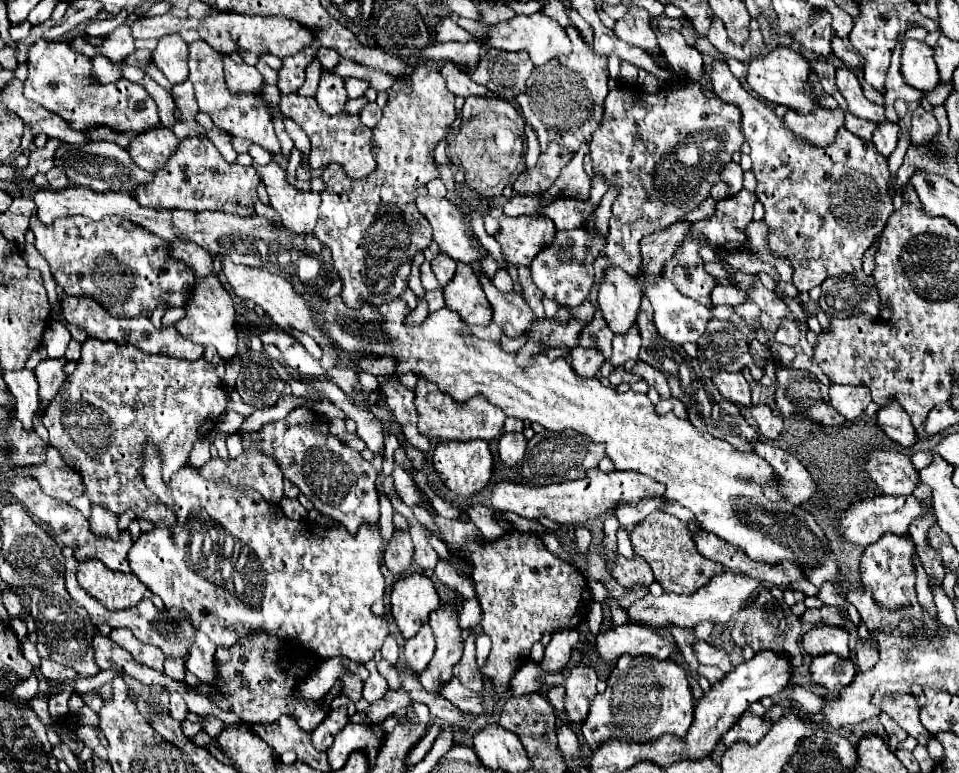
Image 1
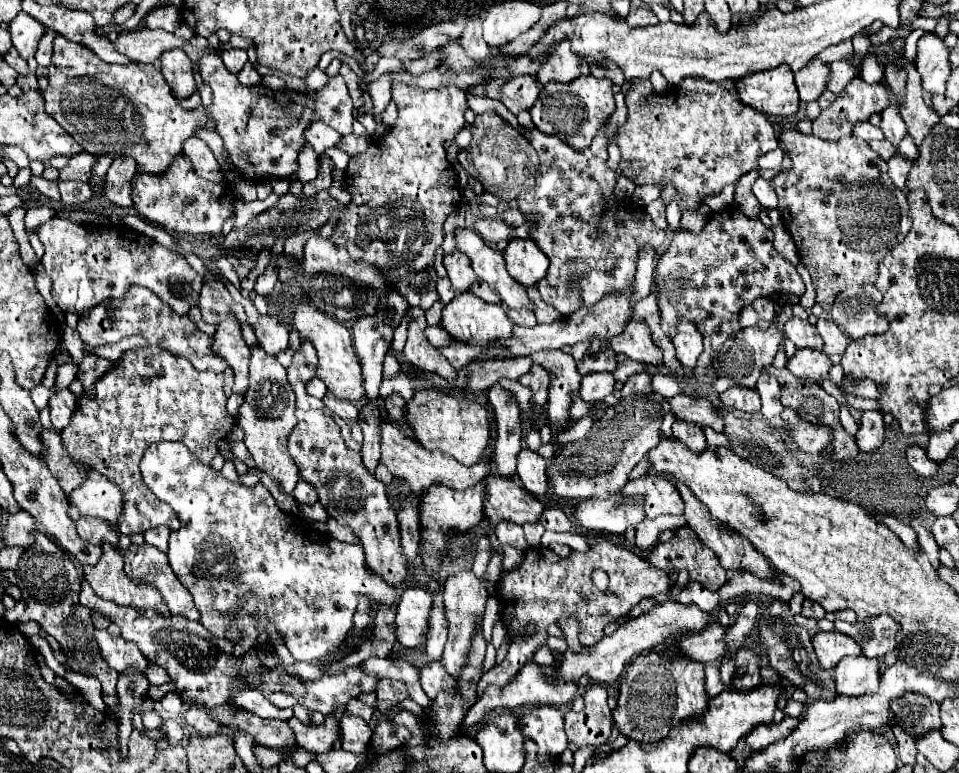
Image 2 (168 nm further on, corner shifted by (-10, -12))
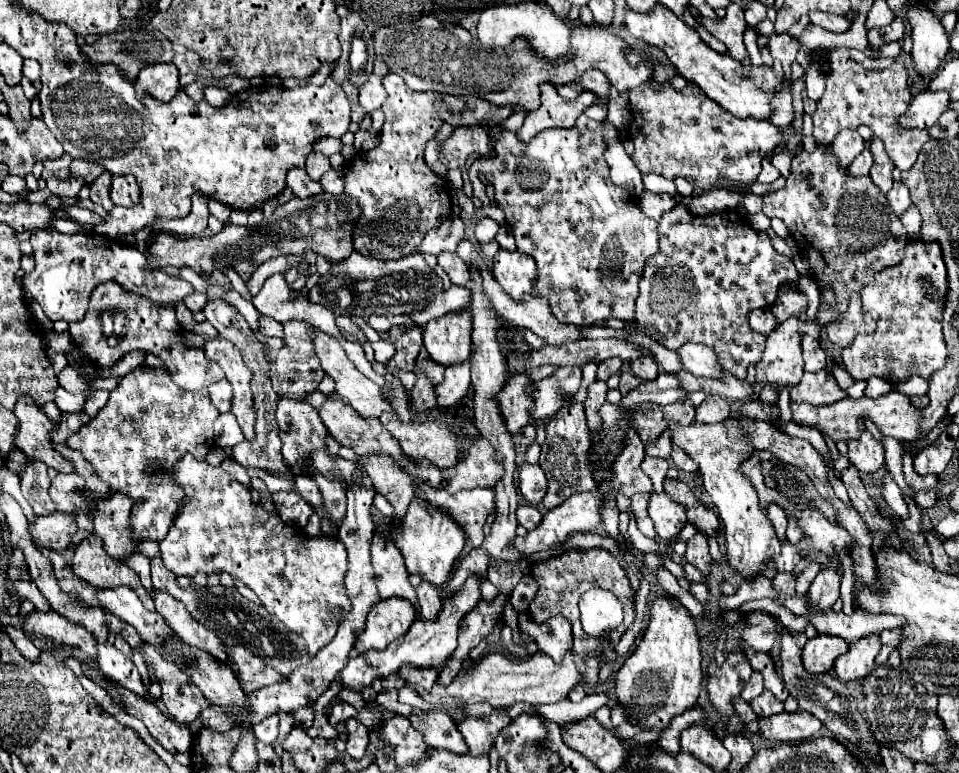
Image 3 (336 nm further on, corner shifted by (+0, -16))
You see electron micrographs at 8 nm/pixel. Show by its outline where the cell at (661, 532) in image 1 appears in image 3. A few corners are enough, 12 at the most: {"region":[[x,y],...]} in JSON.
{"region":[[695,534],[687,540],[685,560],[703,576],[711,572],[707,538]]}

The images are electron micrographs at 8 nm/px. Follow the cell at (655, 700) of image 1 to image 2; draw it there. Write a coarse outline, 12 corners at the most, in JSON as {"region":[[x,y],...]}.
{"region":[[635,656],[613,720],[637,742],[705,712],[703,664]]}

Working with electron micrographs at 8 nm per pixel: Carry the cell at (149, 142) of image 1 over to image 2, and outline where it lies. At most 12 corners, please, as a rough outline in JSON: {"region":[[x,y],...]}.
{"region":[[115,158],[105,176],[105,198],[131,206],[137,164]]}

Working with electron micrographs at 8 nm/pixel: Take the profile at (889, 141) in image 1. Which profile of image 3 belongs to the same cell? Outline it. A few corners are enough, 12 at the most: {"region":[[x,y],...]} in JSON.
{"region":[[893,182],[887,192],[891,208],[907,210],[911,204],[909,190],[903,182]]}

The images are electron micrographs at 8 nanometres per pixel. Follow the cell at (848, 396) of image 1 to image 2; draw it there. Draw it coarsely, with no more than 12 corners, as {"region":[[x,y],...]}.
{"region":[[865,412],[857,432],[861,452],[877,450],[885,440],[879,412]]}

